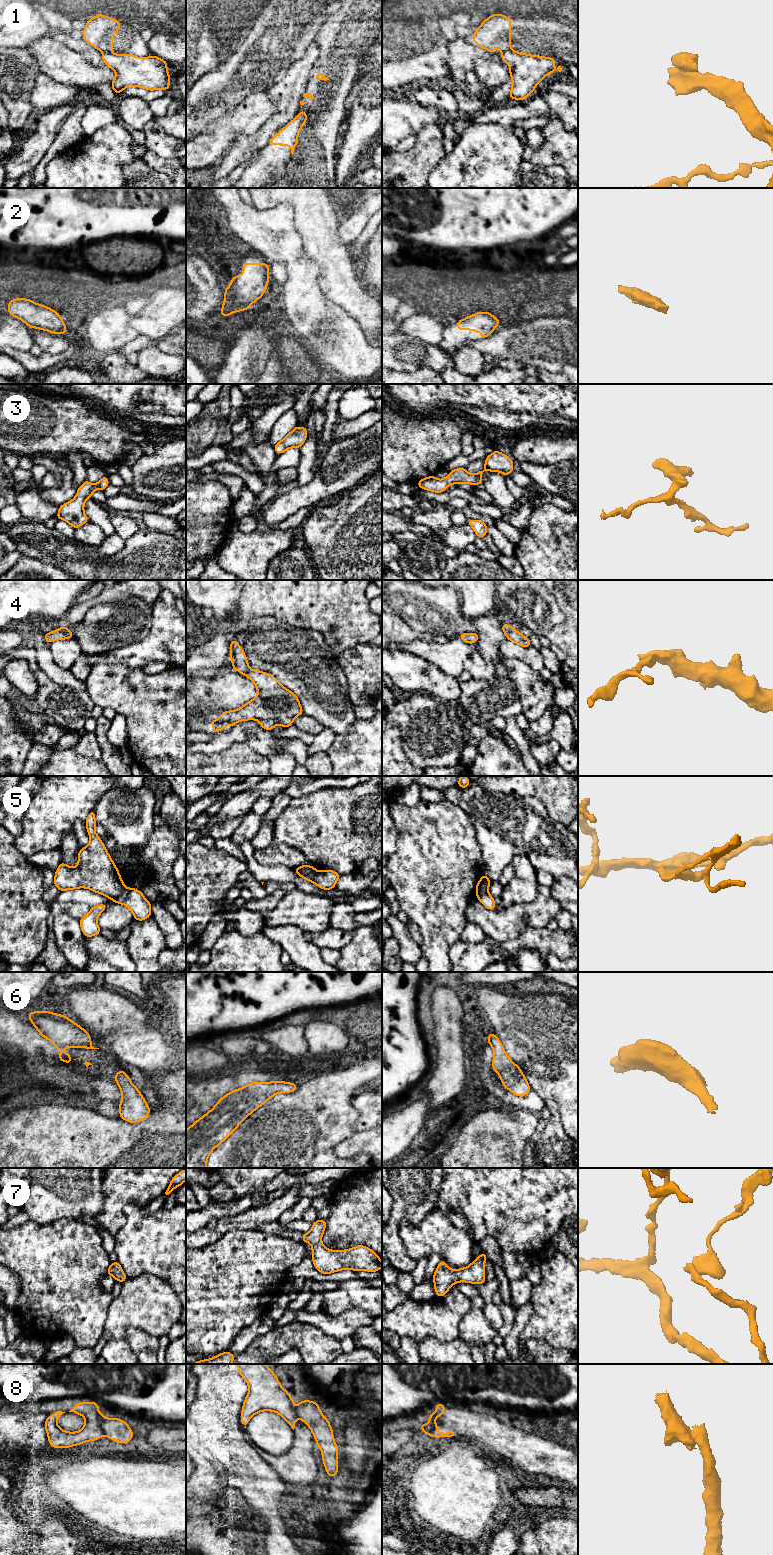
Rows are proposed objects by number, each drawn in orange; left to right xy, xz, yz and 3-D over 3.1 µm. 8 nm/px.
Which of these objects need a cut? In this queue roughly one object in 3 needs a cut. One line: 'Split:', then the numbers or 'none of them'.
Split: 1, 5, 8

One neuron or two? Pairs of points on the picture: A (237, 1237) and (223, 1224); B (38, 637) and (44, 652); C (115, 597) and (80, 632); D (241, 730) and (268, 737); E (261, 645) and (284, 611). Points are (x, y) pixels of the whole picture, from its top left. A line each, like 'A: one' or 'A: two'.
A: two
B: one
C: two
D: one
E: two

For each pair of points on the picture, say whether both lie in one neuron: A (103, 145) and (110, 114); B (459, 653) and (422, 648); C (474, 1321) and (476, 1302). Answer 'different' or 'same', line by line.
A: different
B: same
C: different

